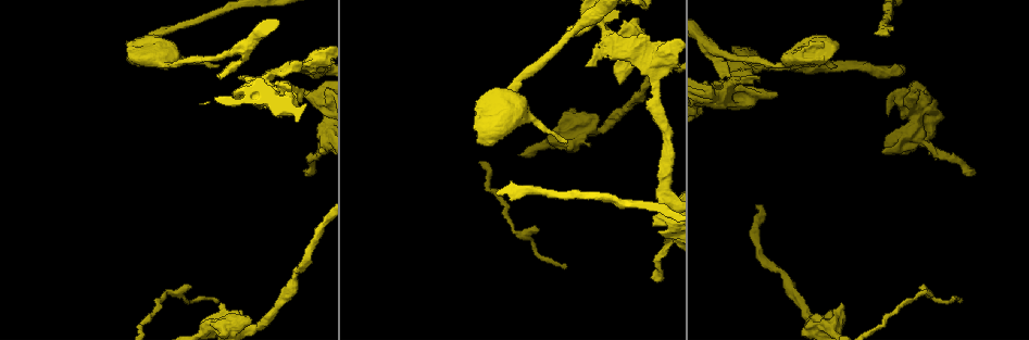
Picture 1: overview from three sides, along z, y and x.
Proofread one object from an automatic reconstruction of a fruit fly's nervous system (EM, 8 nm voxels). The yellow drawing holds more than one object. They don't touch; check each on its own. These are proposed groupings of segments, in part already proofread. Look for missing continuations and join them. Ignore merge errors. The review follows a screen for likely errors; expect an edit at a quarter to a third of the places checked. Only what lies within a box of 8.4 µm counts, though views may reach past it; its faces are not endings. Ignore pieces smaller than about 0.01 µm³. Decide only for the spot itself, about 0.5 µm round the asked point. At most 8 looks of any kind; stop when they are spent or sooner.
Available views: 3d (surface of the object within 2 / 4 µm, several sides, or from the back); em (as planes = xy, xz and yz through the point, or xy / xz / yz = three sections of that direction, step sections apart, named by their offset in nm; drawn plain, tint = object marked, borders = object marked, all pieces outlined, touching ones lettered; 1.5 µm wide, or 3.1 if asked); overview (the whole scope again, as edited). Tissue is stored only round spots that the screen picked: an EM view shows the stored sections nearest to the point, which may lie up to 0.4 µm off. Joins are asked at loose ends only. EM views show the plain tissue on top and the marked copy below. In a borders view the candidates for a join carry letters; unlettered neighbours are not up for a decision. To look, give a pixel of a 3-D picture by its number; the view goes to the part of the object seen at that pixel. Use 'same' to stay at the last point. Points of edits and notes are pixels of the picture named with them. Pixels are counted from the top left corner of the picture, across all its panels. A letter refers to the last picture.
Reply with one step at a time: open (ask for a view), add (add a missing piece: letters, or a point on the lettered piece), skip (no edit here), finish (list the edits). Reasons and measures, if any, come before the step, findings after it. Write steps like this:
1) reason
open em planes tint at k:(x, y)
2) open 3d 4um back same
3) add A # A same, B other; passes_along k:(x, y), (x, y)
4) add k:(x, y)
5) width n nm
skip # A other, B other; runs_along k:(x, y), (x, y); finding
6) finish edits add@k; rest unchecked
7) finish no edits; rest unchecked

an open end
open em yz step 4 borders at 1:(909, 95)

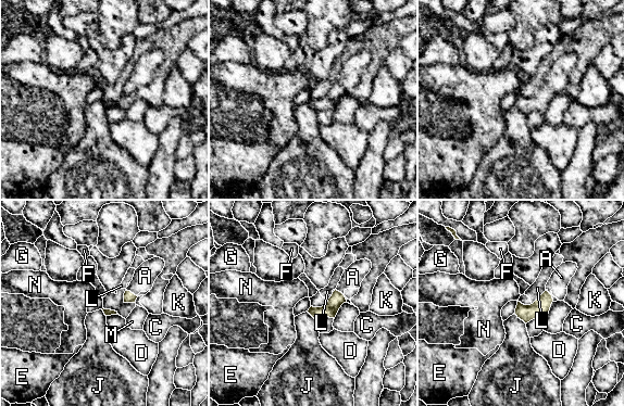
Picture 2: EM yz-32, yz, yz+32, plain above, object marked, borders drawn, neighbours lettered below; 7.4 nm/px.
add A # A same, C other, D other, E other, F other, G other, J other, K other, L other, M other, N other; passes_along 2:(337, 299), (342, 294), (352, 277); it goes on there

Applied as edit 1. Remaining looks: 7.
tapers out
open em planes borders at 1:(887, 33)

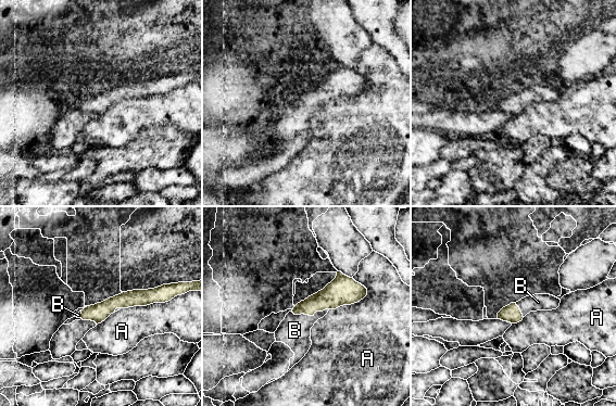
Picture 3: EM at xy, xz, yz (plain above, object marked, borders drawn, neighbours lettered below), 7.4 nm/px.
width 130 nm
add B # A other, B same; passes_along 3:(335, 294), (310, 315), (294, 330); it goes on there

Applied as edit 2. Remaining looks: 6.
free end
open 3d 2um at 1:(656, 282)

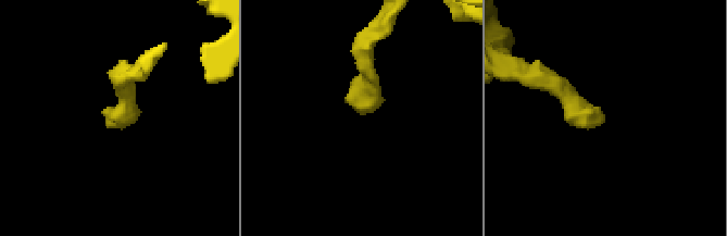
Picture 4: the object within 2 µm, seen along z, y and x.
need the tissue
open em xz step 4 tint at 4:(116, 119)

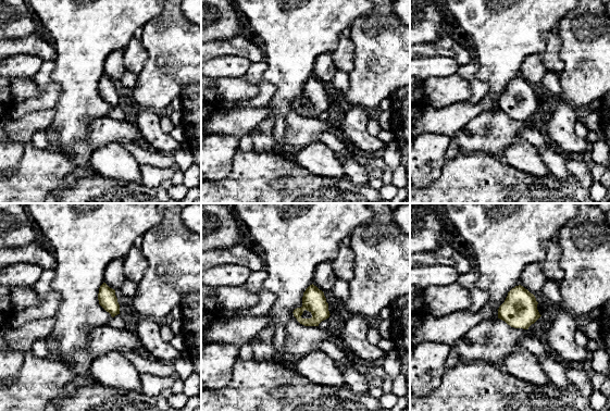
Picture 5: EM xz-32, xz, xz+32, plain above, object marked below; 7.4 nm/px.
open em planes borders same

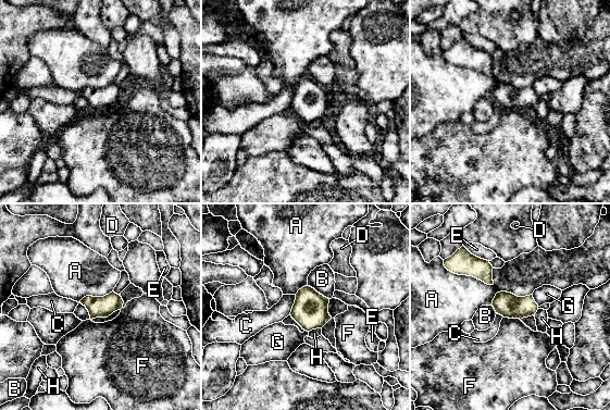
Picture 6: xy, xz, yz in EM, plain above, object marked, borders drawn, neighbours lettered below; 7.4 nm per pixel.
skip # A other, B other, C other, D other, E other, F other, G other, H other; border 6:(296, 295), (289, 314); none of them fits

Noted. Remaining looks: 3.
finish edits add@2, add@3; rest unchecked

